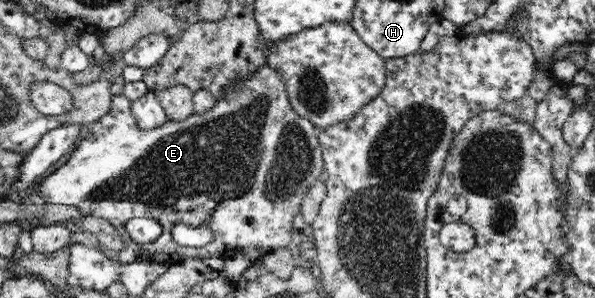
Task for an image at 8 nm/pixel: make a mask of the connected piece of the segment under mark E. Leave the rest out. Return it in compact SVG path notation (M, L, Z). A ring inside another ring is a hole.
M269 65L262 66L257 70L247 82L243 82L237 88L227 90L227 96L216 97L216 105L213 109L206 113L193 113L188 119L181 120L181 122L174 122L173 120L165 122L160 128L153 130L139 130L135 125L135 120L130 114L130 106L132 102L123 95L115 95L113 97L113 106L109 109L107 114L104 114L98 121L92 124L89 134L83 138L76 149L70 154L69 161L56 169L53 174L41 180L39 195L43 197L47 205L63 205L73 206L79 209L80 214L96 216L97 218L104 218L109 221L117 232L123 237L125 241L125 250L118 252L116 260L121 264L131 264L131 262L153 261L161 265L171 266L180 263L186 258L225 258L228 255L238 254L243 248L263 248L264 250L272 250L275 247L287 247L293 242L293 232L298 231L296 227L296 219L300 217L300 208L302 201L306 198L309 188L315 184L315 180L319 180L321 172L323 171L323 154L322 146L318 141L318 134L321 132L318 127L315 127L306 118L300 117L298 112L293 110L289 97L285 90L285 85L282 84L281 76L278 76L276 70L269 68ZM143 217L149 220L155 220L162 226L162 233L157 240L150 243L140 244L135 243L125 228L125 224L129 218ZM175 224L189 225L191 227L206 226L210 232L213 232L213 238L209 244L206 244L199 249L192 247L183 247L177 244L172 237L172 228Z

